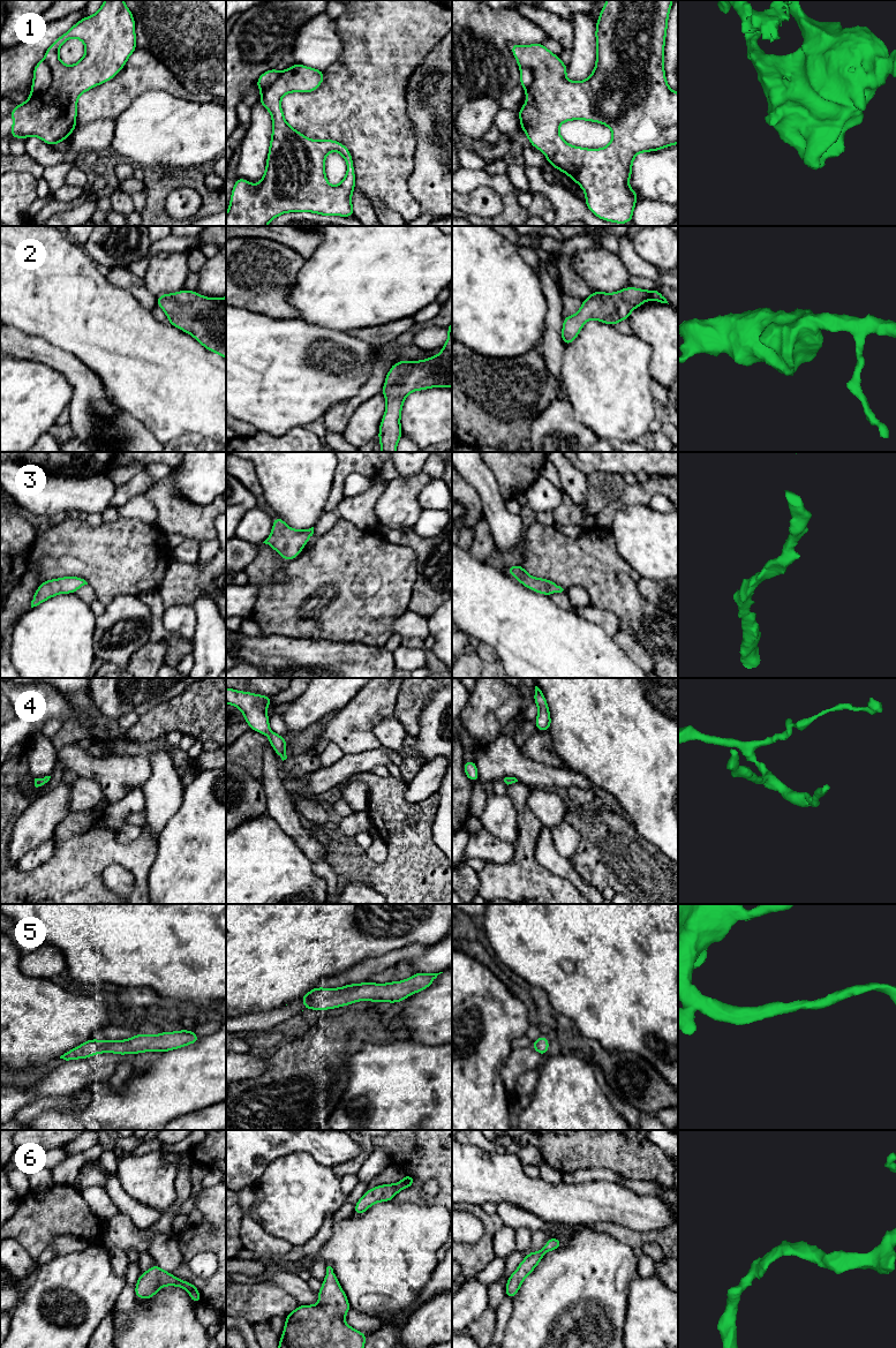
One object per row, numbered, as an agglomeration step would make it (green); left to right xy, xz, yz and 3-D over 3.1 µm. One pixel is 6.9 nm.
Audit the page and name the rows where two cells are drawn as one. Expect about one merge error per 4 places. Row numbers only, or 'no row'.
1

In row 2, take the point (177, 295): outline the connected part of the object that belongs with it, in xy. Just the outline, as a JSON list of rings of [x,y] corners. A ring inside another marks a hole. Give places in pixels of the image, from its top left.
[[[180,291],[161,294],[157,301],[168,323],[226,359],[226,296],[212,299],[194,291]]]

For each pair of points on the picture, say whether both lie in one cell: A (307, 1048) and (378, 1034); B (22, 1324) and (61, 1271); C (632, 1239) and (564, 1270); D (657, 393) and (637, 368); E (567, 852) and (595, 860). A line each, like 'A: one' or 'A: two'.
A: one
B: one
C: two
D: two
E: two

